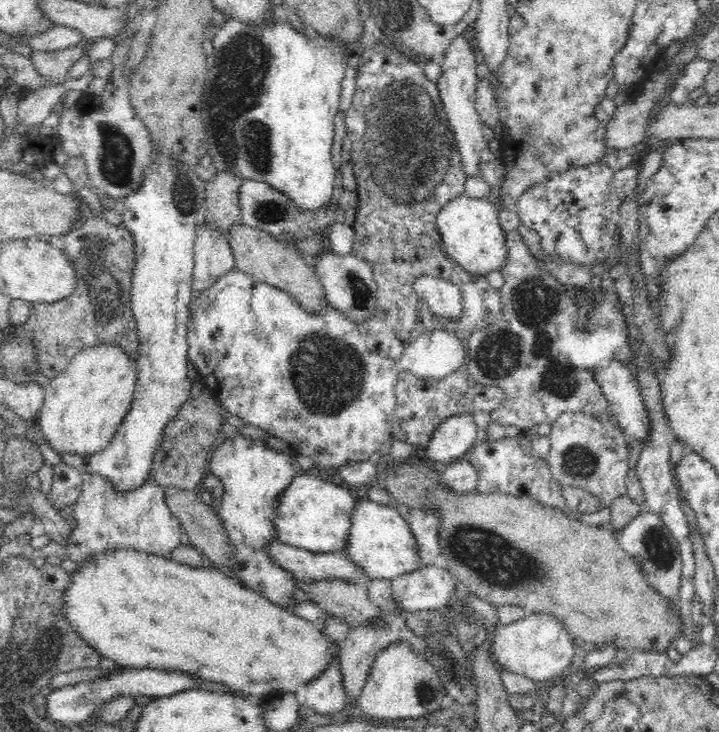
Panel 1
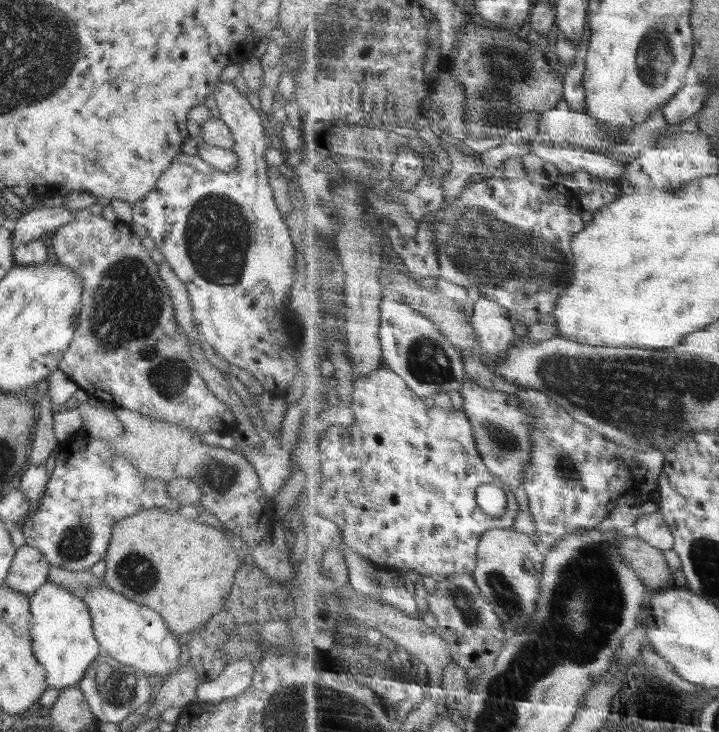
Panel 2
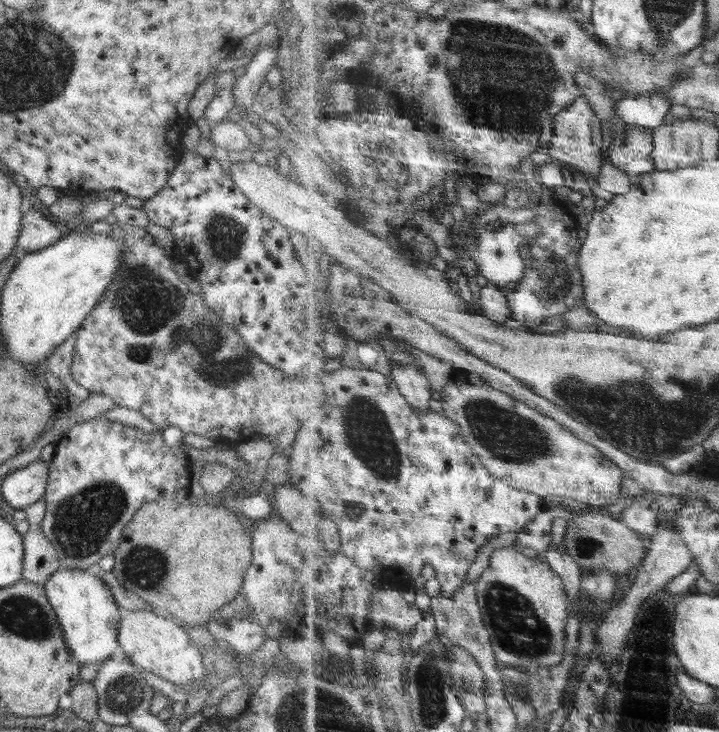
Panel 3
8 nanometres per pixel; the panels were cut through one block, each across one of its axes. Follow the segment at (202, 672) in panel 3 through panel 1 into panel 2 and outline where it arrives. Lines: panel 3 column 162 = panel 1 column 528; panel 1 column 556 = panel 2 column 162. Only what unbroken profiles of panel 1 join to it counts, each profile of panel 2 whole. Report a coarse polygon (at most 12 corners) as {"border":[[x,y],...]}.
{"border":[[110,587],[82,599],[104,657],[164,679],[184,638]]}

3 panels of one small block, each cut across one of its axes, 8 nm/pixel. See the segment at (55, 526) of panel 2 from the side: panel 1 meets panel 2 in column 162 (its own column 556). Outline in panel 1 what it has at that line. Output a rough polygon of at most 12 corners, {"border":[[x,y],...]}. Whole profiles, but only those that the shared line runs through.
{"border":[[525,432],[466,455],[480,493],[528,497],[564,510],[546,459]]}

